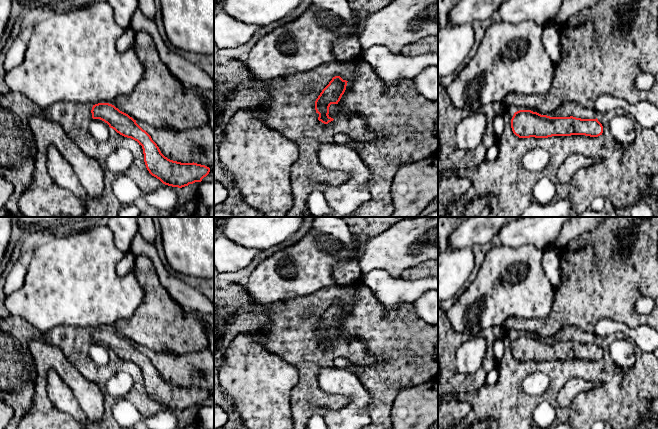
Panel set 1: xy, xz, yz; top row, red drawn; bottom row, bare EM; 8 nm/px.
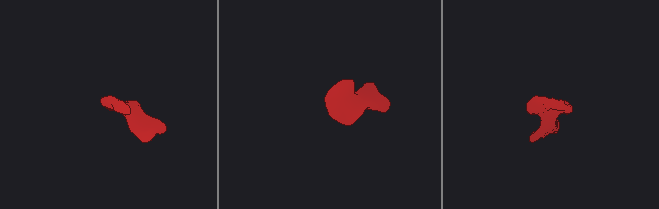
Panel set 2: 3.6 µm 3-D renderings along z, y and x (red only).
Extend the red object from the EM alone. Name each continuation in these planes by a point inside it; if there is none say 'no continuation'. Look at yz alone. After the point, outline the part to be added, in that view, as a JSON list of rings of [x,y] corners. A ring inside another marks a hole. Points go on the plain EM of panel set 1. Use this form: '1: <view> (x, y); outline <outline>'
no continuation

